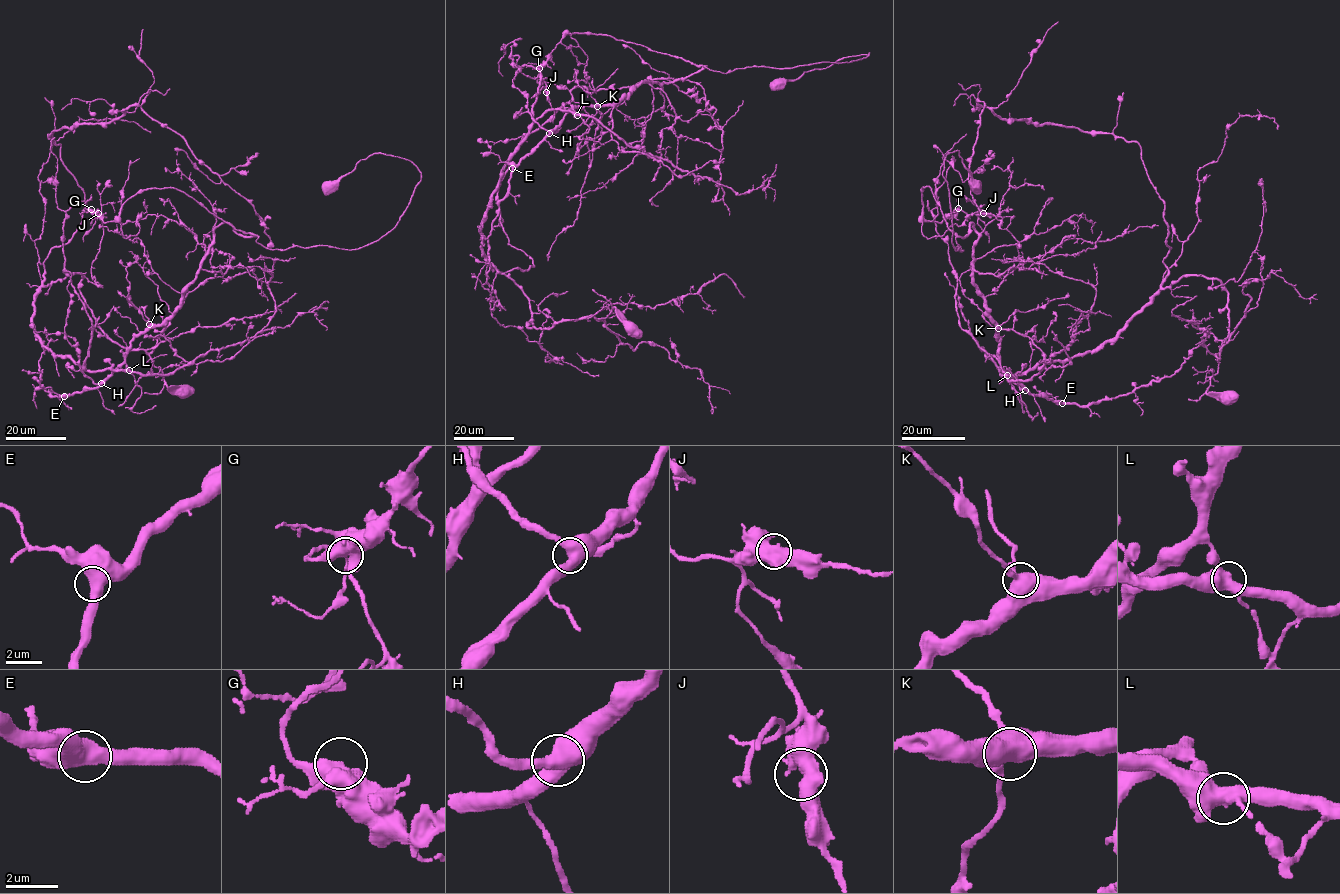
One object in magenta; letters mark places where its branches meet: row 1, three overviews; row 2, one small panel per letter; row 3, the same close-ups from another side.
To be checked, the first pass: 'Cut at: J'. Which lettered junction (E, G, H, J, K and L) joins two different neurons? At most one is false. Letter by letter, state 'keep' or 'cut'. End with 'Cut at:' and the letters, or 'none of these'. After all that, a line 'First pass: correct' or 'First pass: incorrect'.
E: keep
G: keep
H: keep
J: keep
K: keep
L: cut
Cut at: L
First pass: incorrect

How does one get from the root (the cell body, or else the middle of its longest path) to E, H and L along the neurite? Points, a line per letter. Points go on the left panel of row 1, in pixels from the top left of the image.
E: (184, 390), (103, 331), (83, 276), (69, 273), (41, 288), (33, 330), (88, 371), (121, 368), (64, 396)
H: (184, 390), (103, 331), (83, 276), (69, 273), (41, 288), (32, 329), (88, 371), (121, 368), (101, 383)
L: (184, 390), (103, 331), (80, 273), (41, 288), (32, 329), (48, 349), (88, 371), (129, 370)

